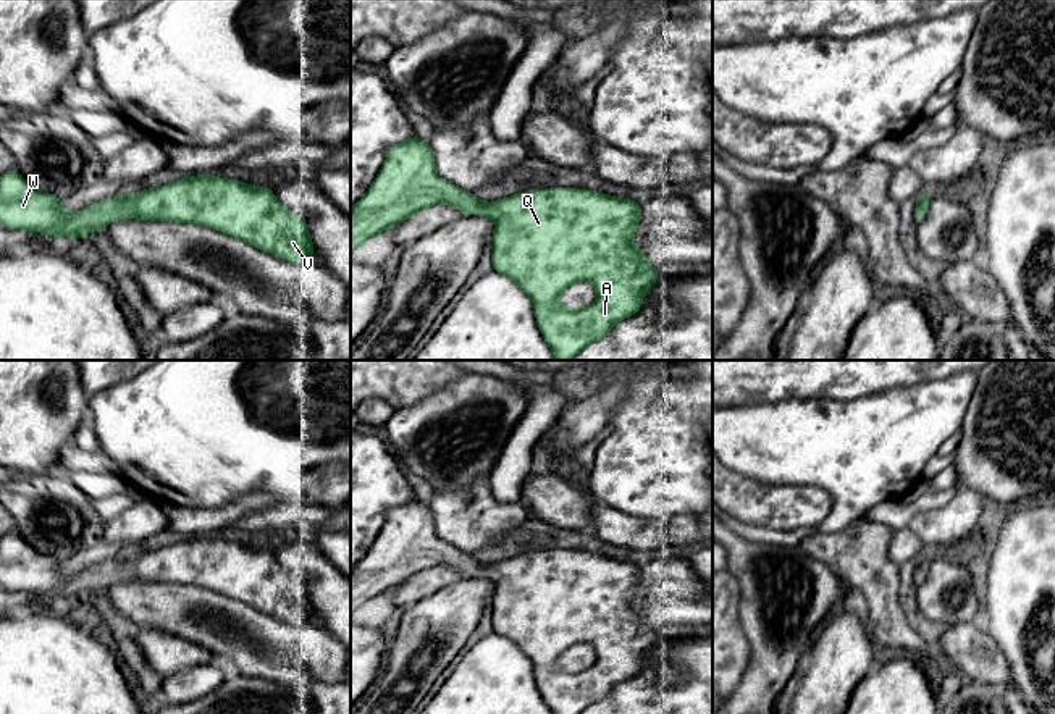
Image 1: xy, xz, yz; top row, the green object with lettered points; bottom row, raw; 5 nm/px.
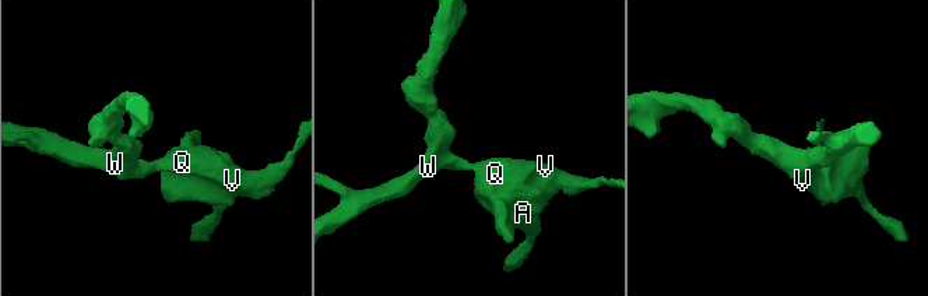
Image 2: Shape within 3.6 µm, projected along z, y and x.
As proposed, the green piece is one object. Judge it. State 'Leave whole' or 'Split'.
Leave whole

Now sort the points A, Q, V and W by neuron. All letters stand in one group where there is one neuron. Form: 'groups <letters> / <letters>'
groups A Q V W

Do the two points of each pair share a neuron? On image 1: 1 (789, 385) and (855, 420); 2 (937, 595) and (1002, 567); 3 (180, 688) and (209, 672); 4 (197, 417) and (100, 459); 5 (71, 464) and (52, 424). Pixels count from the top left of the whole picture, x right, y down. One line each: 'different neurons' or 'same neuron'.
1: different neurons
2: different neurons
3: same neuron
4: different neurons
5: different neurons

